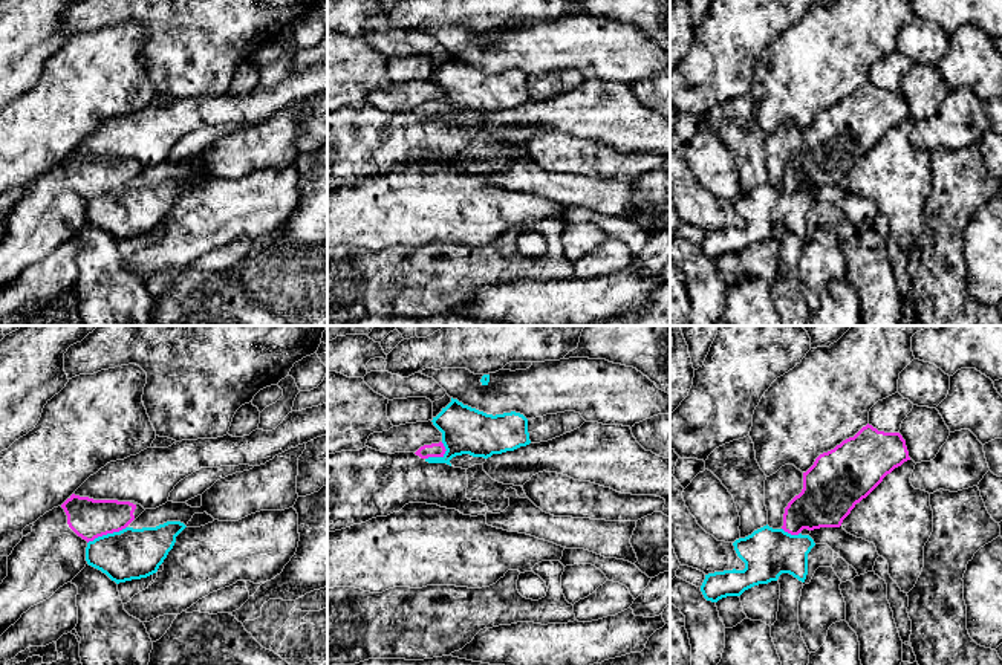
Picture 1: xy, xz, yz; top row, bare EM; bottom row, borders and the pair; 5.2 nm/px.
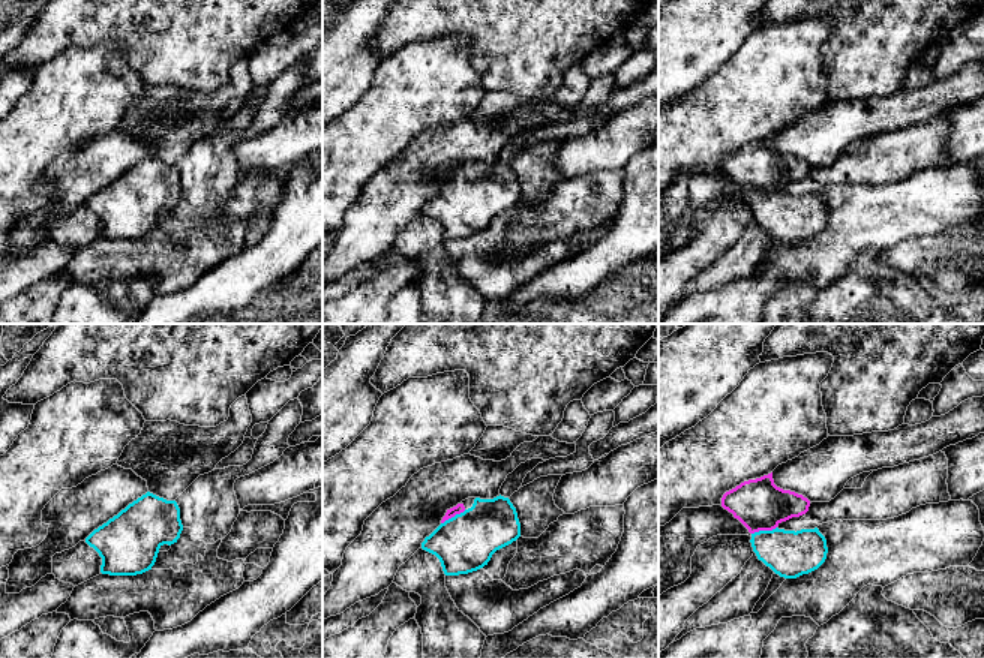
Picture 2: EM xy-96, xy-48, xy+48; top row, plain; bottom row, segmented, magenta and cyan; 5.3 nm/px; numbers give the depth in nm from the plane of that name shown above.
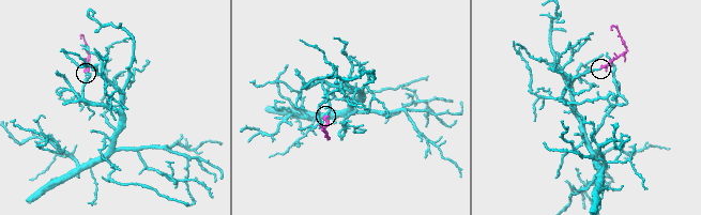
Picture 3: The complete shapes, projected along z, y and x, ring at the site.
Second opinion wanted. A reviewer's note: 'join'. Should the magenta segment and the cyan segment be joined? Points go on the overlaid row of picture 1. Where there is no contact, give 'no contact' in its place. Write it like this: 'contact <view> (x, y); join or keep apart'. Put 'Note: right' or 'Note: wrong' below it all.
contact xy (106, 534); join
Note: right

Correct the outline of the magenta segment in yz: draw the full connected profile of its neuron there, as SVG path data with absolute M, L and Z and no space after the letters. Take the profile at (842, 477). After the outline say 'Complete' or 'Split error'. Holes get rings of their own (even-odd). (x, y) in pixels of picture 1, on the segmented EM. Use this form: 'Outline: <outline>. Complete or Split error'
Outline: M872 425L863 427L854 437L843 440L834 449L820 454L814 465L803 472L803 489L795 495L783 514L783 526L773 529L768 524L754 530L745 538L733 543L737 556L745 563L743 570L724 570L705 575L701 592L707 601L717 602L727 596L740 596L745 590L777 581L782 573L789 573L799 581L805 582L808 575L808 553L815 546L809 535L802 535L803 529L814 530L820 527L840 527L843 520L851 514L857 503L866 498L895 468L910 460L906 440L900 433L878 431Z. Split error

